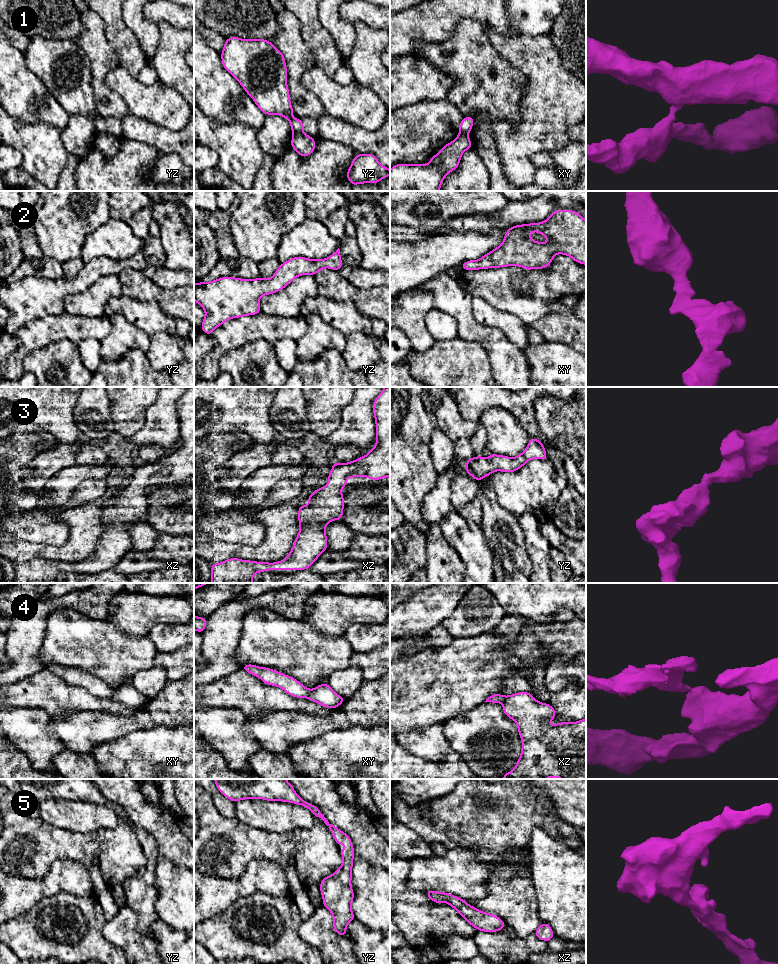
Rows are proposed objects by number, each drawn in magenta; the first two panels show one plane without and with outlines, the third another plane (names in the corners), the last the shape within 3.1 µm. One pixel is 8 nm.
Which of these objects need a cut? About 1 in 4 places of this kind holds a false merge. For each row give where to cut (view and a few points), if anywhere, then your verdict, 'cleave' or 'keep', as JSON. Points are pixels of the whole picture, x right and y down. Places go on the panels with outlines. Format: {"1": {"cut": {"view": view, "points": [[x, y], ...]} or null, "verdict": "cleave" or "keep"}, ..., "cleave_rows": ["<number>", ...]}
{"1": {"cut": {"view": "yz", "points": [[301, 131], [292, 134]]}, "verdict": "cleave"}, "2": {"cut": null, "verdict": "keep"}, "3": {"cut": null, "verdict": "keep"}, "4": {"cut": {"view": "xy", "points": [[310, 690], [306, 697]]}, "verdict": "cleave"}, "5": {"cut": null, "verdict": "keep"}, "cleave_rows": ["1", "4"]}

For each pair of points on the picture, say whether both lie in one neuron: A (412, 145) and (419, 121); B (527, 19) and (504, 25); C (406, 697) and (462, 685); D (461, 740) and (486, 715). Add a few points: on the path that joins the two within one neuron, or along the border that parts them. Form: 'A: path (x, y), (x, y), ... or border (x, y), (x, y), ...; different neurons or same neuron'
A: path (412, 139), (412, 134), (419, 127); same neuron
B: border (505, 10), (511, 27), (517, 33); different neurons
C: path (420, 691), (428, 686), (448, 685); same neuron
D: path (467, 734), (480, 721); same neuron

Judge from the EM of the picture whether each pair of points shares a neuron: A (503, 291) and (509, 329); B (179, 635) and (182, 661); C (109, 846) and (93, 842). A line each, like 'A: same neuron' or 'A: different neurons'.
A: different neurons
B: different neurons
C: different neurons

